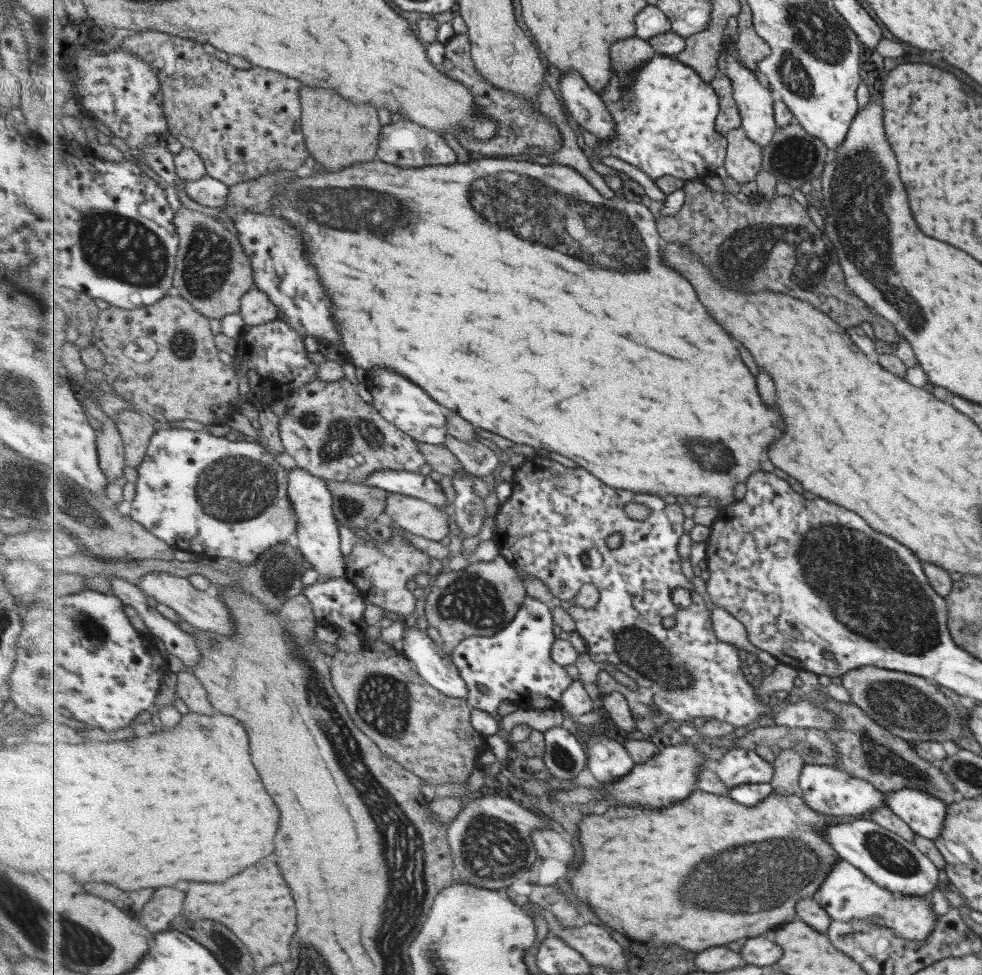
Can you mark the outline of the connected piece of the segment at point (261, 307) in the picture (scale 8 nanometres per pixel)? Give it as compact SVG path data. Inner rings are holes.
M256 287L243 297L240 313L248 327L264 325L280 318L279 306L267 292Z

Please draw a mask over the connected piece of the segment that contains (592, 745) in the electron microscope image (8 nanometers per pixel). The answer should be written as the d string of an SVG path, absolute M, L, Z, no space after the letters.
M590 734L586 744L588 768L594 778L602 783L617 782L626 778L636 766L625 745L604 734Z

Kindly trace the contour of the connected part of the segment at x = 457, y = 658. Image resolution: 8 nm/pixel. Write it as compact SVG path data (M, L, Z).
M527 598L522 609L518 611L514 622L507 626L505 630L494 634L493 636L472 636L463 640L459 646L454 649L453 660L461 671L462 677L470 687L467 702L470 706L490 712L494 715L497 712L497 706L504 700L515 702L521 710L558 710L561 711L563 693L575 682L569 672L563 665L555 662L552 655L554 643L558 640L553 632L555 624L553 623L553 614L547 604L539 600Z

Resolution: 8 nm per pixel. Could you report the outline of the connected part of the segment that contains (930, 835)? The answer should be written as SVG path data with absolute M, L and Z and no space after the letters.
M913 788L883 793L885 806L889 807L914 834L934 841L941 834L945 820L946 805L923 792Z

